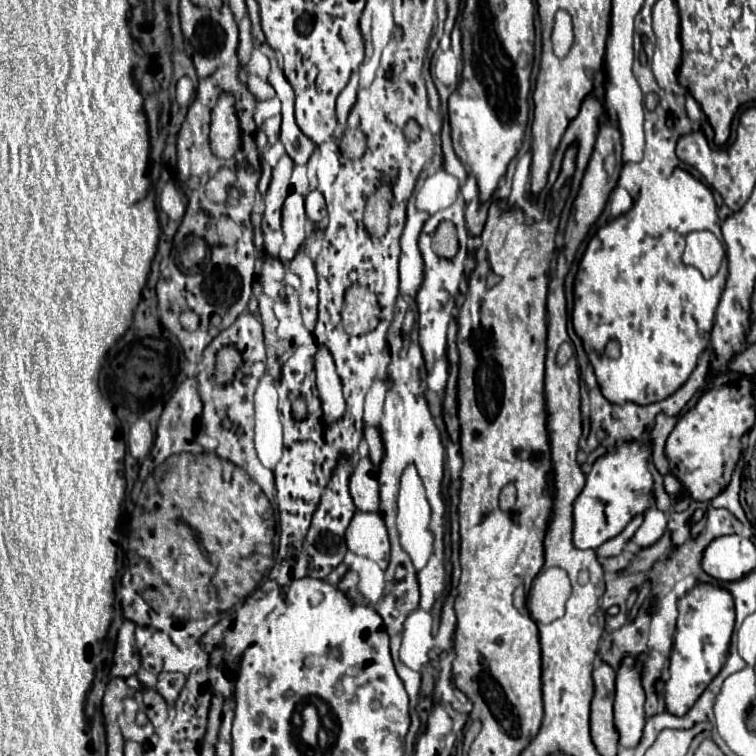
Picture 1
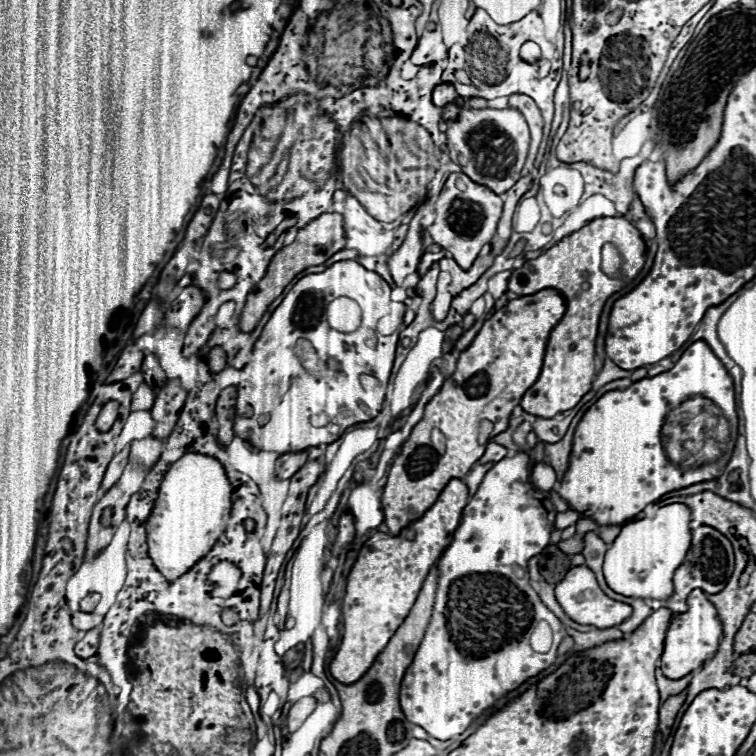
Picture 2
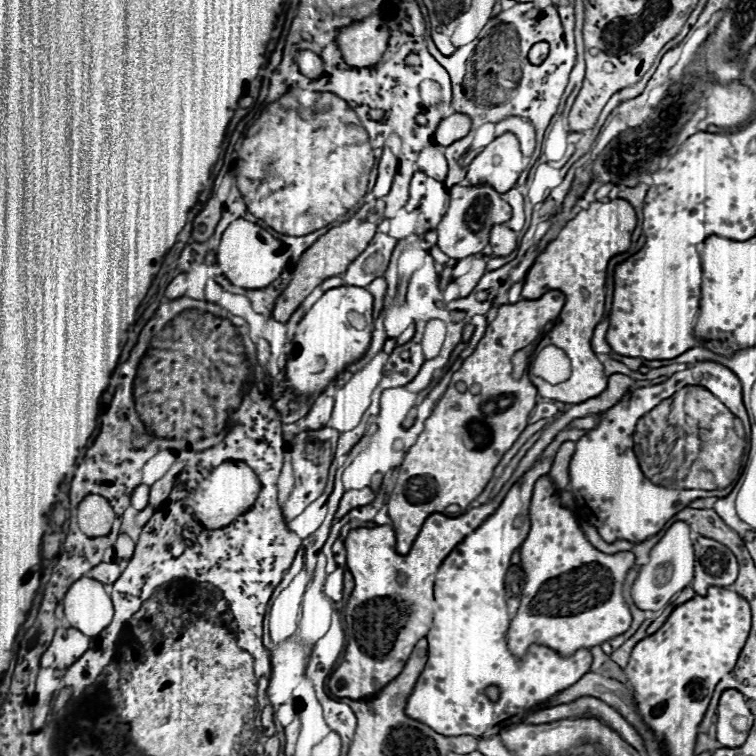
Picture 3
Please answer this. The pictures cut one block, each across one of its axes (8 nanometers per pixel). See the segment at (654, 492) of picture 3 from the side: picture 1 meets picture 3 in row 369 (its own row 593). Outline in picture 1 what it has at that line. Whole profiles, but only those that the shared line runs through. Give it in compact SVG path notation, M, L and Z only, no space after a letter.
M698 584L678 602L676 636L670 658L670 678L664 684L666 710L682 716L686 714L712 678L720 672L726 650L730 644L734 628L734 602L732 596L722 588L712 588L710 584Z

